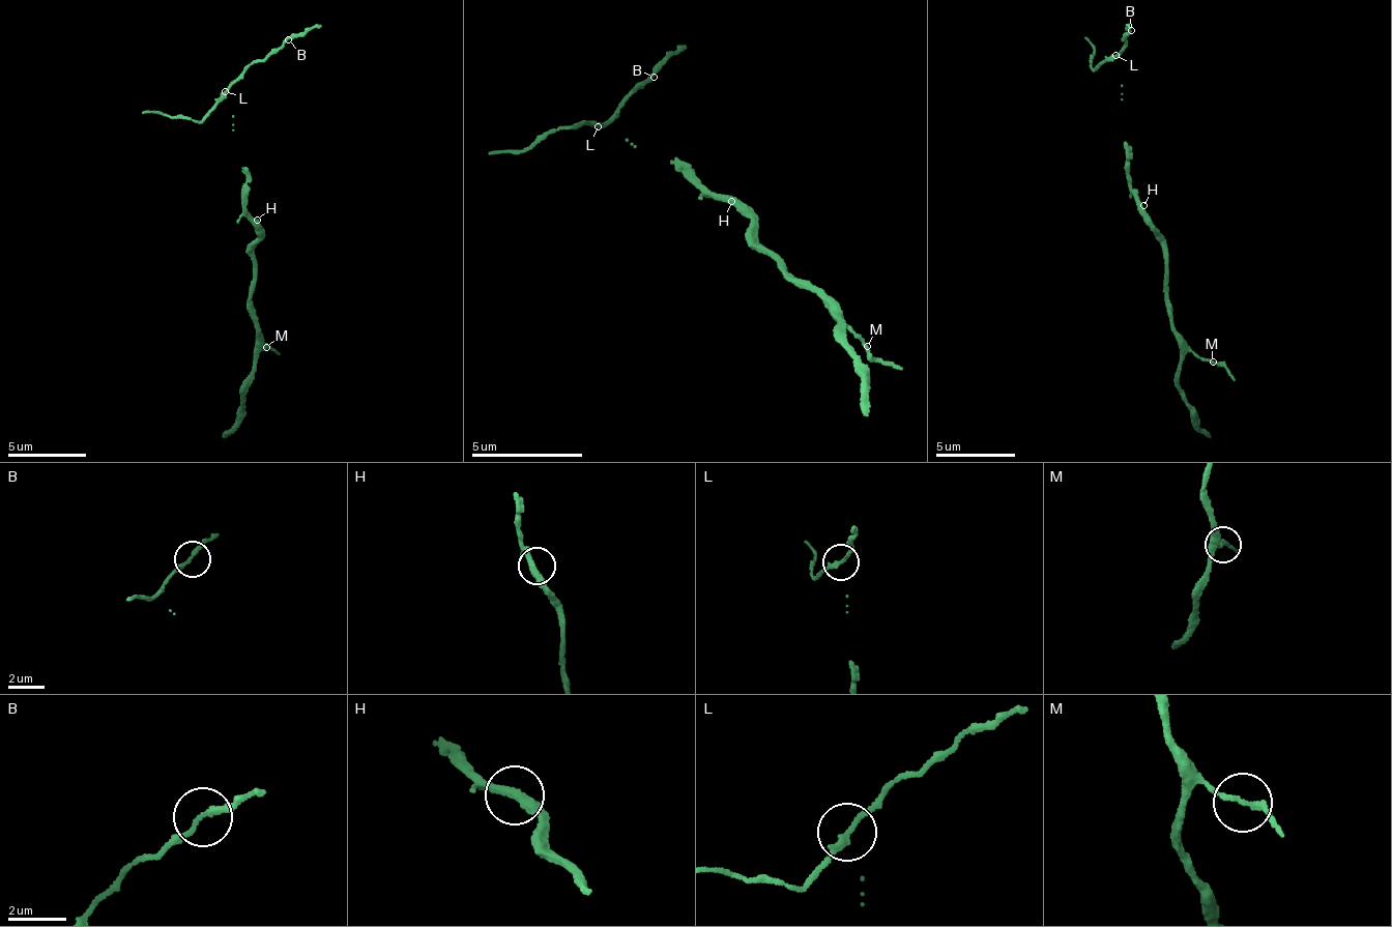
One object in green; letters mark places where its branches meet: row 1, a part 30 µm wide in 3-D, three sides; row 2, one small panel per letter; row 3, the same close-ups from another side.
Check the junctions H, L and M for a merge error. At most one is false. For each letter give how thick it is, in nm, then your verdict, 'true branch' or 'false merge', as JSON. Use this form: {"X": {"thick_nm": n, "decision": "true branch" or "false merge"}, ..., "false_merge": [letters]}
{"H": {"thick_nm": 340, "decision": "true branch"}, "L": {"thick_nm": 190, "decision": "false merge"}, "M": {"thick_nm": 170, "decision": "true branch"}, "false_merge": ["L"]}

